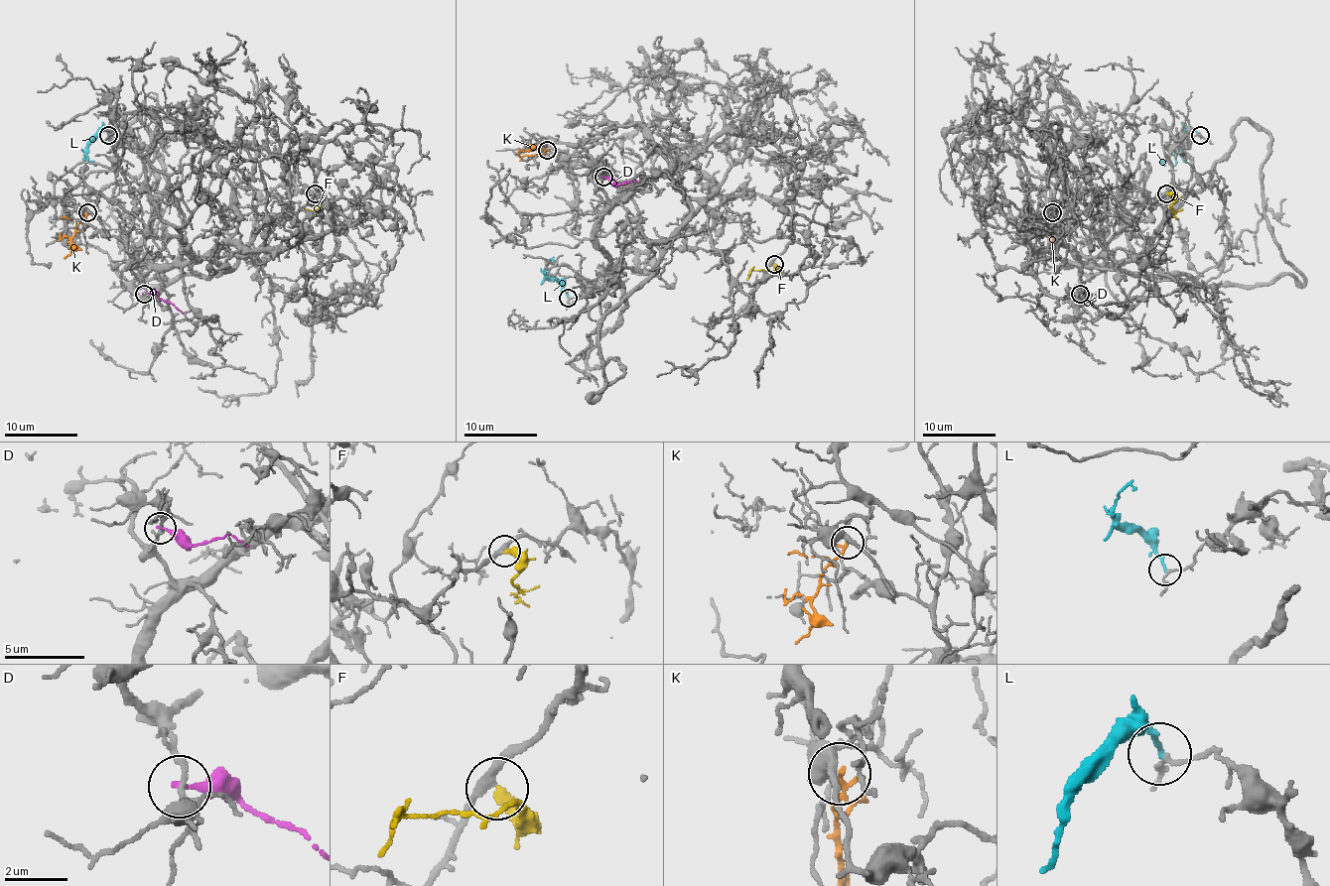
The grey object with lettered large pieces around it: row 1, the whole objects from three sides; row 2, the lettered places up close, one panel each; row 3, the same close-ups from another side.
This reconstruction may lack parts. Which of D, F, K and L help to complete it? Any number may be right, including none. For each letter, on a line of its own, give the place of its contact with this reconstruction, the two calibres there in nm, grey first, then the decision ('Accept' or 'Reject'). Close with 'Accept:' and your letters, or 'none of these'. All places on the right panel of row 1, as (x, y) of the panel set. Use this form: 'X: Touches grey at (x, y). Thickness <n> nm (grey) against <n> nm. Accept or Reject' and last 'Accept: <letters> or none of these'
D: Touches grey at (1080, 294). Thickness 190 nm (grey) against 240 nm. Reject
F: Touches grey at (1166, 193). Thickness 280 nm (grey) against 400 nm. Accept
K: Touches grey at (1052, 212). Thickness 320 nm (grey) against 140 nm. Reject
L: Touches grey at (1200, 135). Thickness 110 nm (grey) against 170 nm. Reject
Accept: F

